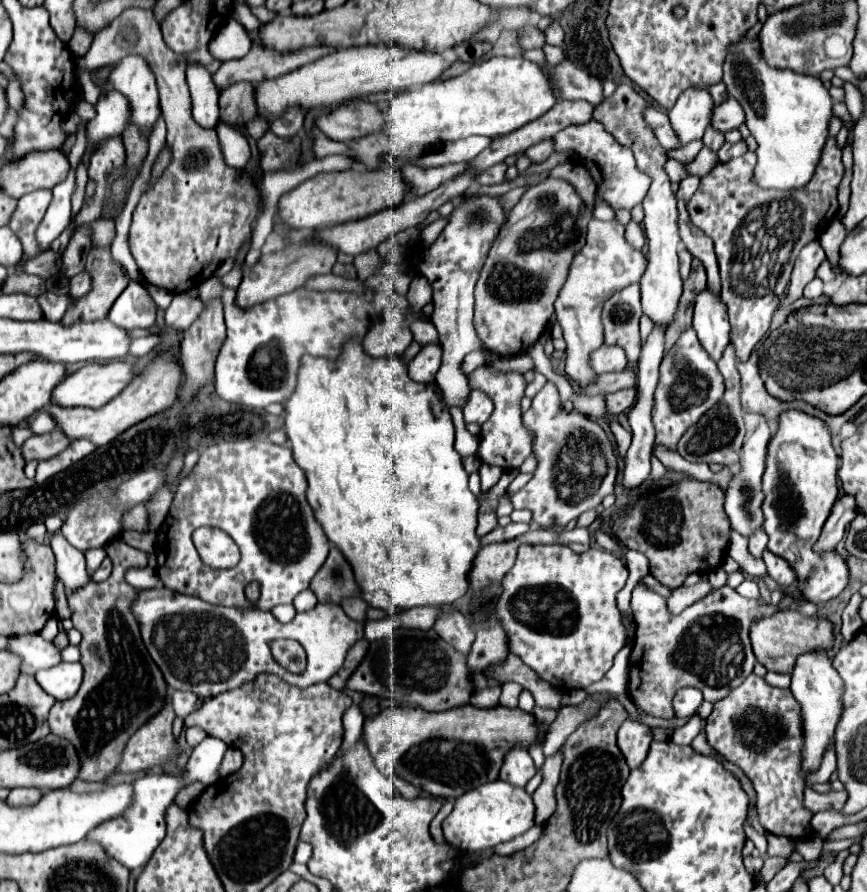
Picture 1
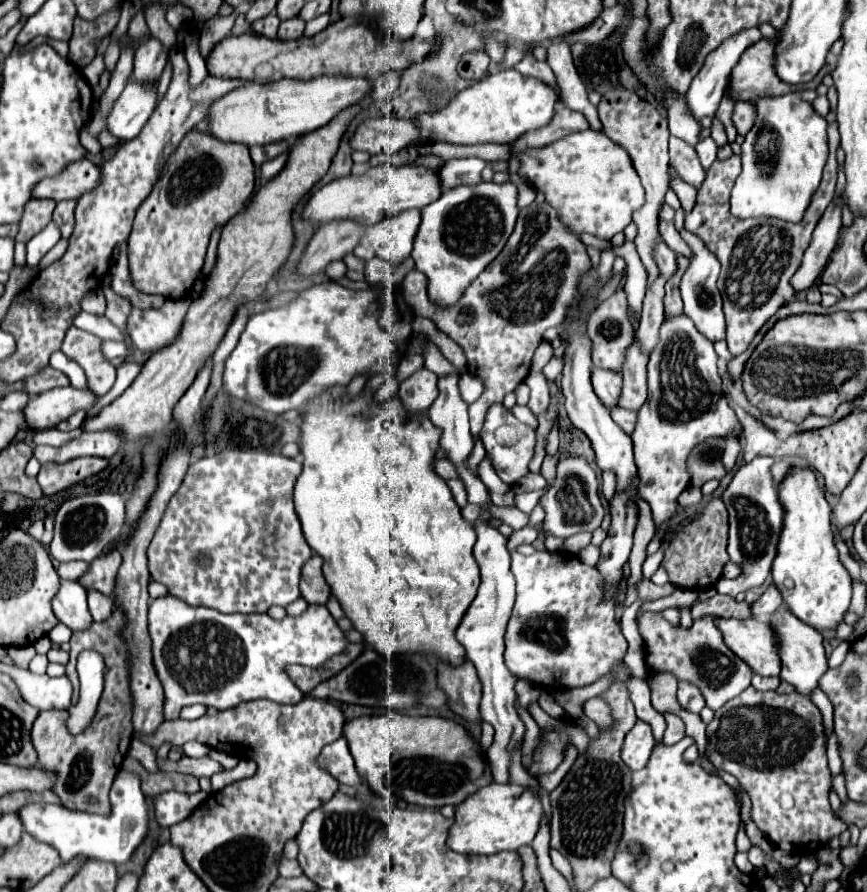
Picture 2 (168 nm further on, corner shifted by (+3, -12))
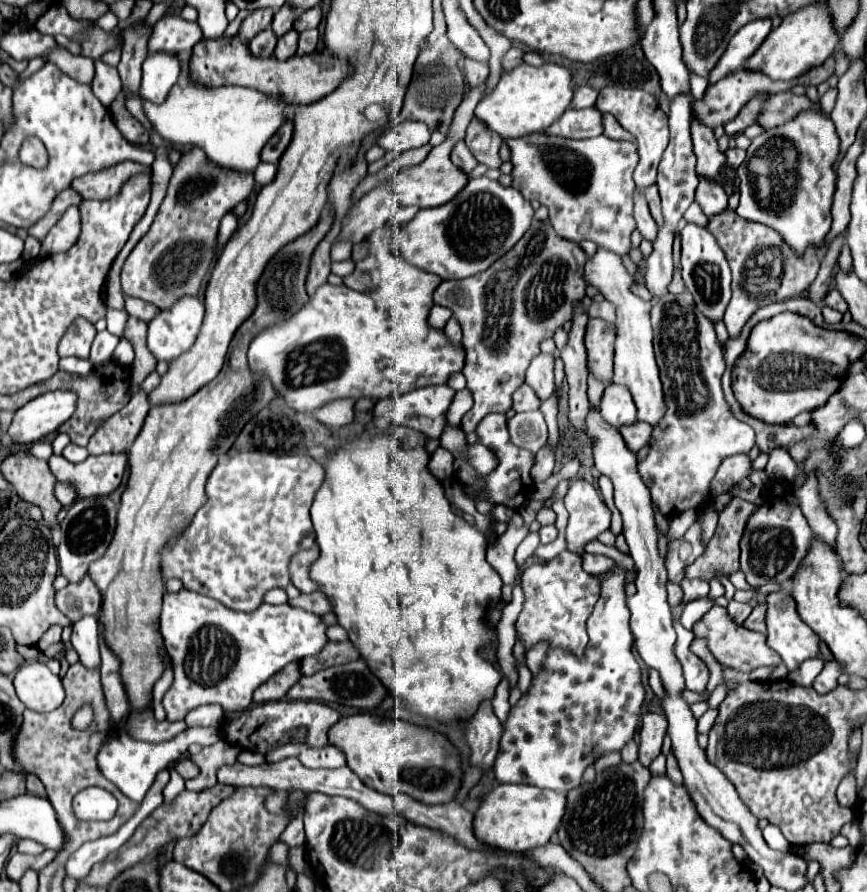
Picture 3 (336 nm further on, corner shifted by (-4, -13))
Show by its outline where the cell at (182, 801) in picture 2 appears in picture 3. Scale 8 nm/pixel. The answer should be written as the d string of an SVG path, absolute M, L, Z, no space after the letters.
M170 769L170 781L168 781L166 789L164 789L164 803L172 803L172 799L180 791L184 791L184 779L174 769Z

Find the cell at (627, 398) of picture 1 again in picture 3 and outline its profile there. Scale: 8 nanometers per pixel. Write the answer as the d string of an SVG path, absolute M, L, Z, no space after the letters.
M636 421L636 425L620 427L620 435L622 435L626 447L628 447L632 453L638 453L644 445L648 445L650 435L652 435L652 427Z

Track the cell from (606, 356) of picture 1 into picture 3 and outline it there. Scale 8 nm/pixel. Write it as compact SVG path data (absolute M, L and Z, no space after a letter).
M616 383L606 385L600 403L600 415L606 423L614 427L636 423L636 405L628 389L624 389L624 385L616 385Z

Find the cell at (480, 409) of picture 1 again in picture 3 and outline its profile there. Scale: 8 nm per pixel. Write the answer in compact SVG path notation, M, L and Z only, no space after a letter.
M534 221L528 233L524 233L524 237L514 245L514 249L500 257L500 265L496 261L496 265L490 265L482 273L466 279L442 281L438 285L434 303L452 309L462 327L462 347L466 351L466 365L462 369L462 375L466 377L468 389L474 399L472 409L460 421L460 427L466 433L472 433L488 413L506 413L512 407L512 393L524 383L524 373L532 357L540 351L538 341L552 337L556 327L570 321L572 301L584 297L584 261L586 255L578 243L558 237L548 221Z

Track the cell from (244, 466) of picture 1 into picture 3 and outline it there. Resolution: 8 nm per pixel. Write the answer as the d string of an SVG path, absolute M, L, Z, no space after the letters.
M246 451L234 455L230 461L218 463L206 483L208 503L196 511L184 533L176 537L162 553L164 579L178 577L186 589L222 601L234 611L252 611L260 607L266 591L290 585L290 557L300 549L312 547L316 541L310 521L310 507L322 481L324 467L310 455L272 455Z

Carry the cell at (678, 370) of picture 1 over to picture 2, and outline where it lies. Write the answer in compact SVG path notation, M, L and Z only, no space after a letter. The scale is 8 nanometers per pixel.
M675 316L661 326L661 344L653 350L649 364L647 364L647 386L649 396L641 410L637 412L637 426L631 434L633 450L635 450L635 464L639 472L639 494L643 500L649 502L653 510L655 524L665 524L673 512L677 510L679 494L689 486L689 474L685 468L687 456L695 444L709 436L727 436L733 430L739 430L739 420L735 412L729 408L721 376L717 372L717 354L713 344L705 340L693 322L687 316Z

